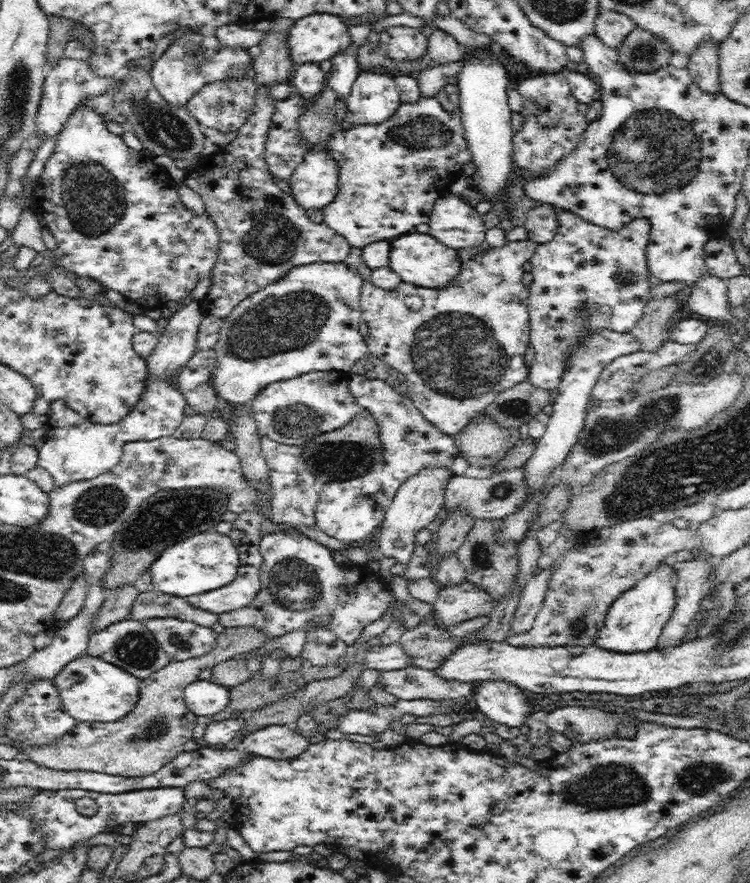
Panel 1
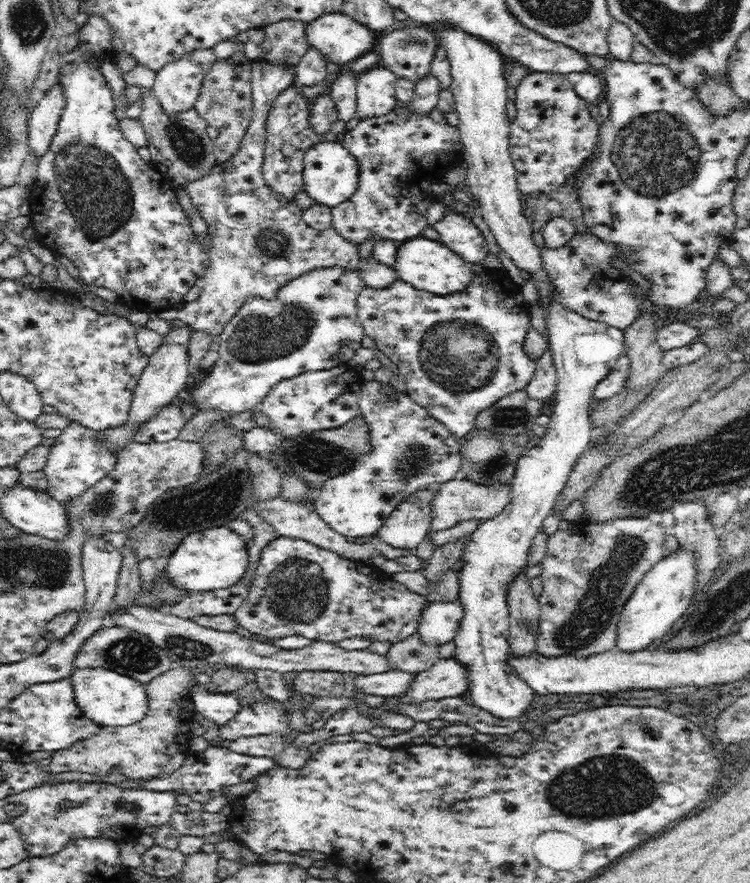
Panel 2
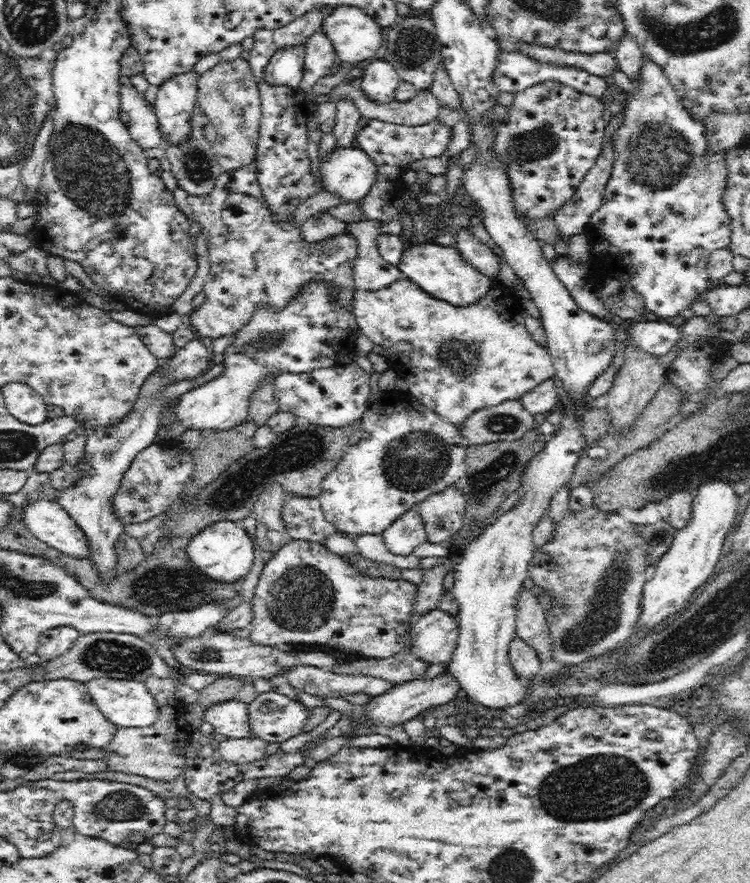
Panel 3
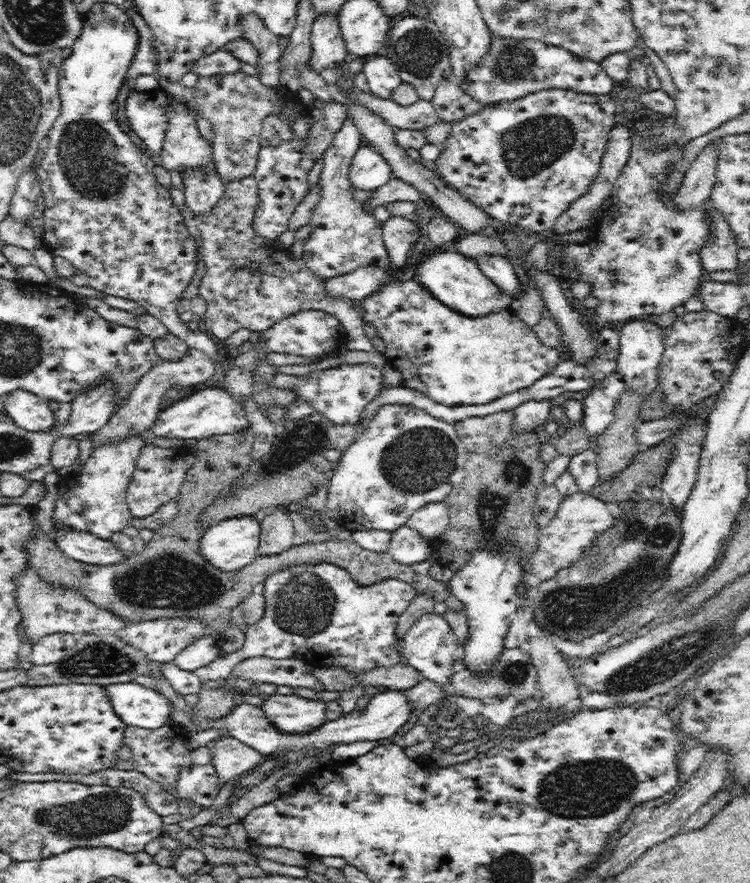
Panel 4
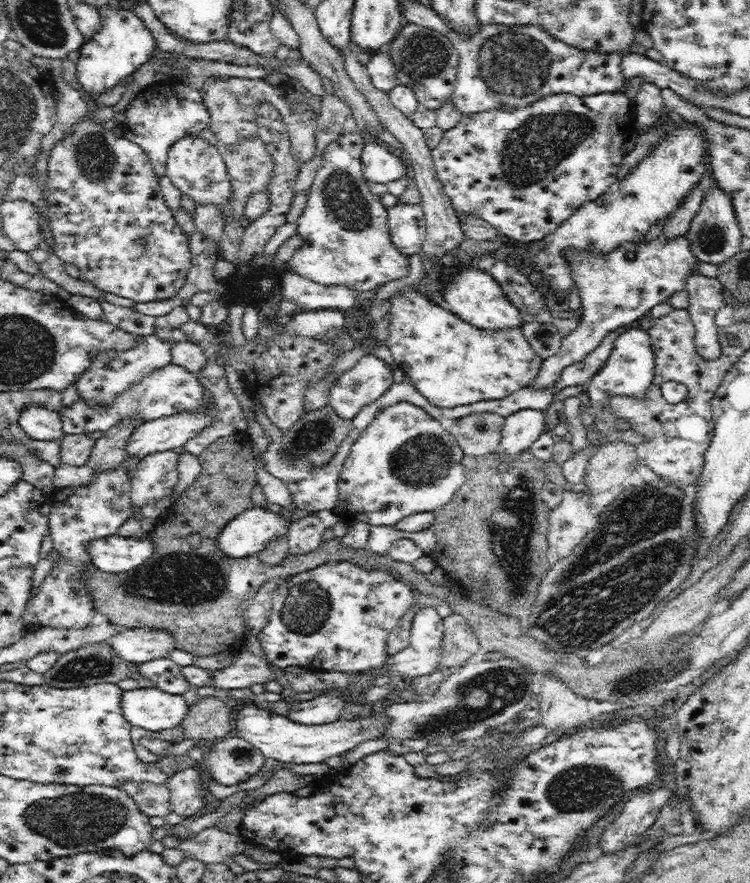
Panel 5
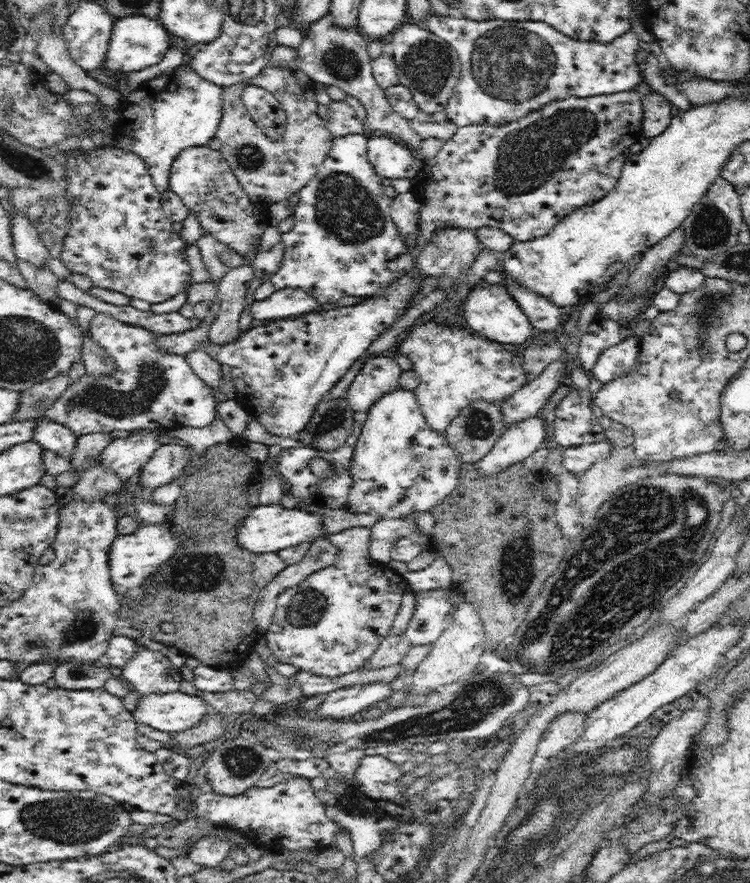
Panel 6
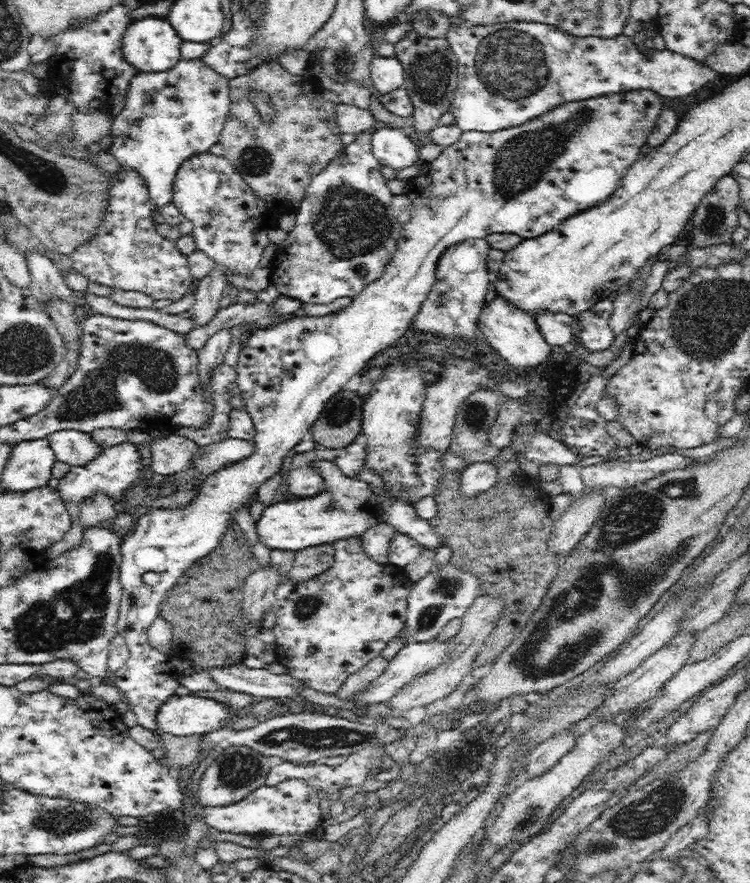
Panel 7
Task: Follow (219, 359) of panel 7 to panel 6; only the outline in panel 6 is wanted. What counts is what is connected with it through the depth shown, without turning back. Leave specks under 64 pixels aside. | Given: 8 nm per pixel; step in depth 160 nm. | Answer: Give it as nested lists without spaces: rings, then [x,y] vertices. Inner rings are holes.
[[[262,234],[254,236],[250,248],[240,254],[240,264],[230,268],[219,280],[219,313],[209,325],[207,336],[214,344],[235,341],[242,333],[238,319],[242,314],[246,292],[255,268],[253,262],[257,254],[262,252],[260,246]]]

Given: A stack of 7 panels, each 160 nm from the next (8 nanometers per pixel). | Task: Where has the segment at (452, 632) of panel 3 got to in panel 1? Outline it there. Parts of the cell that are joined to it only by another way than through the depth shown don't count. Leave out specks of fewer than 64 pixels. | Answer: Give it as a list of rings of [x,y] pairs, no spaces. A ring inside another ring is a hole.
[[[464,578],[459,582],[448,582],[438,585],[437,599],[434,602],[436,614],[441,620],[441,626],[452,626],[477,616],[492,616],[497,600],[485,588],[478,586],[475,582]]]

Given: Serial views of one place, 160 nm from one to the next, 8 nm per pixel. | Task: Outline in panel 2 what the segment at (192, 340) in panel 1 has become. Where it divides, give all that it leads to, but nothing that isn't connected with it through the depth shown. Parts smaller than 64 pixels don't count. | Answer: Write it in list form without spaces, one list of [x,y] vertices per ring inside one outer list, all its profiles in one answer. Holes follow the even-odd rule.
[[[187,322],[182,326],[170,327],[170,330],[161,335],[160,346],[147,356],[148,366],[144,368],[139,380],[136,392],[134,392],[134,402],[130,412],[129,422],[122,427],[114,427],[113,429],[106,429],[103,431],[105,436],[109,436],[114,441],[114,451],[118,453],[127,441],[131,440],[130,430],[138,427],[146,420],[150,419],[162,406],[169,404],[174,397],[181,392],[188,382],[188,368],[192,362],[189,353],[189,344],[193,326]]]

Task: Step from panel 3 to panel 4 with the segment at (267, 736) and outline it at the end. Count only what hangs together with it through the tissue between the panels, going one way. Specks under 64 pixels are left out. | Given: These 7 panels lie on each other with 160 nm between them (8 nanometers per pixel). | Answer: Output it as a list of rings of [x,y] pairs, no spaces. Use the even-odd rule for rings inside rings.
[[[276,693],[264,698],[260,711],[278,735],[296,735],[310,733],[325,722],[325,703]]]

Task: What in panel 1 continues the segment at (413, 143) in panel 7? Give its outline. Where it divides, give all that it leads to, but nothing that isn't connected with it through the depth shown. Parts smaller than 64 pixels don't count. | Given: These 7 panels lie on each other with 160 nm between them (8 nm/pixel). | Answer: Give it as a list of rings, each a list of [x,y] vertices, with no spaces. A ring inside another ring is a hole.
[[[310,151],[305,153],[302,165],[298,165],[289,179],[292,199],[296,204],[305,211],[310,209],[321,210],[328,202],[330,202],[337,188],[336,167],[334,161],[330,161],[330,157],[326,155],[326,151]]]

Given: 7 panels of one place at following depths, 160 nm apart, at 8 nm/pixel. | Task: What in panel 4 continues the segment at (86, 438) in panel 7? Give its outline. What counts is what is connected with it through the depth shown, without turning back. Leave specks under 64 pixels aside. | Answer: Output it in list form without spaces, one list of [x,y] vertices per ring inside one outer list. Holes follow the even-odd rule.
[[[18,388],[2,396],[6,413],[22,428],[46,430],[53,426],[55,416],[43,397]]]

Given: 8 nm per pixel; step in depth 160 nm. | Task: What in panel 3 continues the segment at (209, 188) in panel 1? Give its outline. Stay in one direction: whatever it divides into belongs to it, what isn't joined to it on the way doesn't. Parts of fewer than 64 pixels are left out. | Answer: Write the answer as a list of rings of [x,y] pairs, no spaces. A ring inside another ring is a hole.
[[[288,48],[287,51],[276,51],[266,62],[260,72],[258,84],[272,87],[298,87],[302,80],[304,48]],[[256,144],[256,152],[254,152],[254,158],[250,160],[250,164],[244,164],[240,166],[240,168],[234,168],[234,170],[222,171],[222,174],[218,175],[218,179],[214,182],[212,190],[204,195],[192,195],[188,193],[188,191],[182,188],[176,188],[172,193],[174,195],[174,200],[176,204],[180,207],[180,210],[183,210],[183,213],[189,217],[190,219],[195,219],[200,223],[201,230],[206,235],[206,238],[209,242],[209,255],[211,260],[211,270],[209,272],[208,278],[205,279],[203,291],[205,294],[204,302],[198,306],[198,308],[194,308],[189,311],[190,324],[192,325],[193,330],[197,330],[198,334],[203,337],[208,337],[211,339],[217,339],[226,335],[232,334],[234,330],[238,330],[248,318],[250,318],[250,314],[252,314],[252,310],[254,310],[254,306],[258,304],[258,302],[268,302],[277,306],[278,308],[282,308],[296,292],[298,292],[298,288],[302,286],[302,284],[306,284],[306,282],[310,282],[312,278],[323,278],[324,280],[331,280],[342,286],[346,289],[346,293],[343,294],[343,302],[351,302],[352,294],[356,289],[355,282],[353,279],[353,266],[357,259],[357,250],[358,250],[358,239],[354,233],[350,231],[346,231],[342,234],[334,234],[334,236],[329,237],[328,239],[316,240],[316,242],[310,242],[305,239],[305,236],[302,234],[302,229],[298,224],[294,223],[292,220],[292,214],[288,214],[286,218],[279,218],[275,212],[273,212],[273,208],[270,208],[264,193],[260,187],[260,184],[257,182],[257,144]]]

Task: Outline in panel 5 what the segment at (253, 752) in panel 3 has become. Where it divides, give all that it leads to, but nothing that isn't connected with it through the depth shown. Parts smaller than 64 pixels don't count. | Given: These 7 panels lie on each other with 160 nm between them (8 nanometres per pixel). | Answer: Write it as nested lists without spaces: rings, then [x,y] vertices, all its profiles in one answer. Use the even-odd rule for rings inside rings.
[[[240,737],[215,740],[206,756],[207,771],[224,785],[244,782],[264,766],[264,756]]]

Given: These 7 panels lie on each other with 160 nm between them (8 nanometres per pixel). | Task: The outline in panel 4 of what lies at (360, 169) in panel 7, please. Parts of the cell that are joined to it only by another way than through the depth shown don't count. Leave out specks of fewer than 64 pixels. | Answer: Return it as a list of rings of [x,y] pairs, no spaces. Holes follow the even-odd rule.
[[[348,111],[346,118],[342,120],[342,126],[334,132],[332,142],[322,156],[321,199],[312,216],[315,227],[307,236],[303,257],[306,259],[308,268],[324,278],[346,274],[362,262],[377,264],[378,266],[390,266],[388,264],[388,253],[384,250],[380,237],[380,227],[376,227],[374,217],[364,213],[358,207],[359,202],[349,194],[354,189],[351,187],[346,174],[348,174],[348,166],[354,152],[363,144],[361,138],[357,124],[351,112]]]

